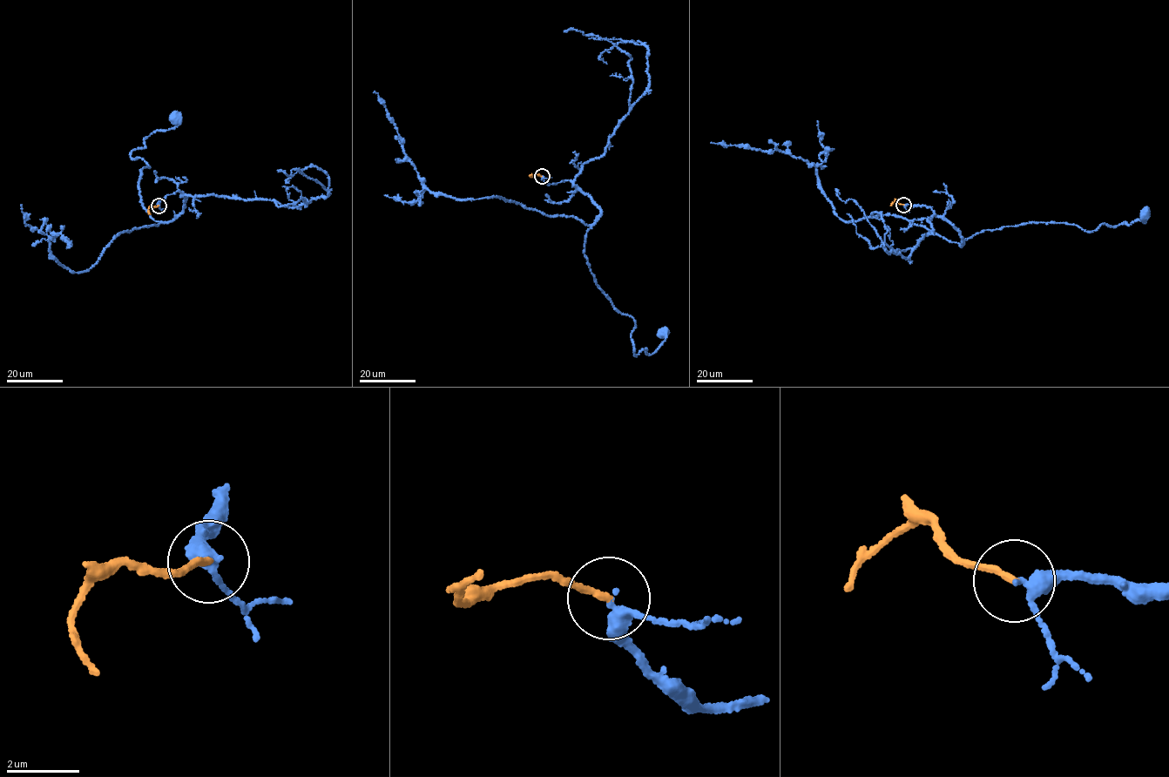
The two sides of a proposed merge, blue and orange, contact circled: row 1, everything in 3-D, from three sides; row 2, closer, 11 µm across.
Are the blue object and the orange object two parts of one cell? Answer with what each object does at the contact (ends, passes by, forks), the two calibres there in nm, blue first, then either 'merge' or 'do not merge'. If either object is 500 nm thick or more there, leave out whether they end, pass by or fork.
blue passes by; orange ends there; 280 nm thick on the blue side, 190 nm on the other; merge

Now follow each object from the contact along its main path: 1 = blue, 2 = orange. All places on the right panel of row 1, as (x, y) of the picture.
1: (903, 205), (931, 209), (958, 232), (960, 246), (1031, 222), (1090, 232), (1145, 223), (1145, 213)
2: (903, 205), (896, 200), (890, 206)

